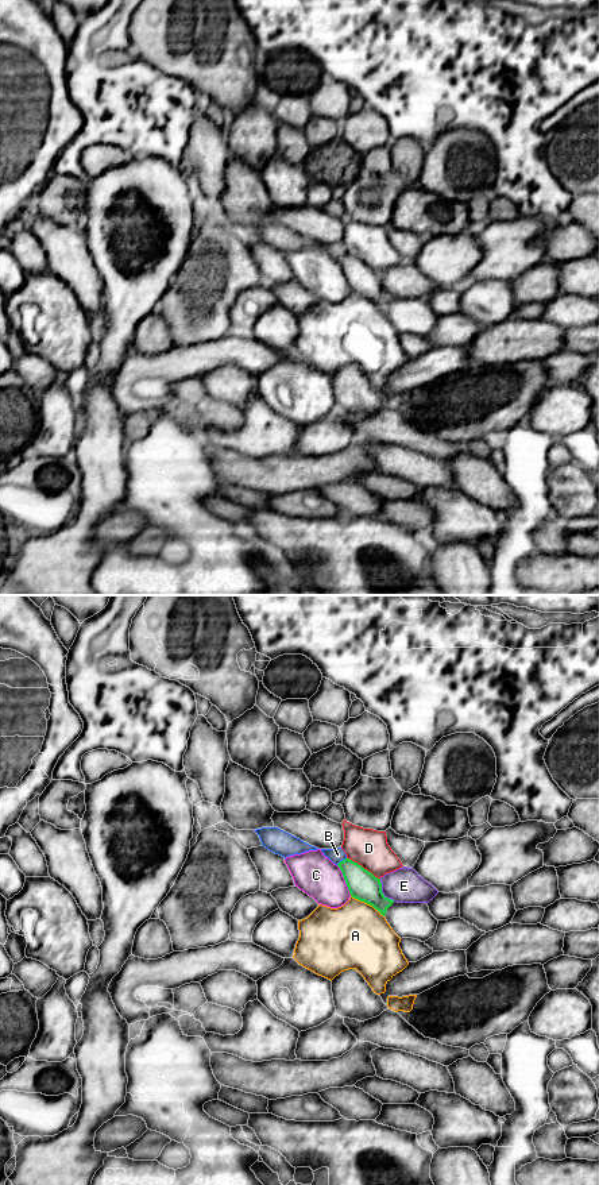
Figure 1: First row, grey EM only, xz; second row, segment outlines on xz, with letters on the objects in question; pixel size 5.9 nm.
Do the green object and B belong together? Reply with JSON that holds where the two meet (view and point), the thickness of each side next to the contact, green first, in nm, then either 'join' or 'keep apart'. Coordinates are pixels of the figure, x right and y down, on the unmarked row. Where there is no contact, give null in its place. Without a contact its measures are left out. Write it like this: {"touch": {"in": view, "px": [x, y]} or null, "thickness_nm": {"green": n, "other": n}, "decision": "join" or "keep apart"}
{"touch": {"in": "xz", "px": [340, 257]}, "thickness_nm": {"green": 180, "other": 80}, "decision": "keep apart"}

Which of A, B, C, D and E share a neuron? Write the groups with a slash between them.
A / B / C / D / E

